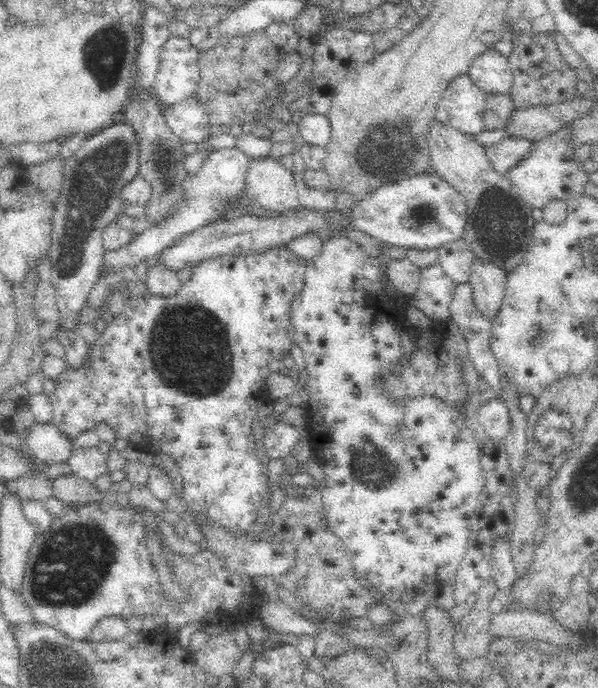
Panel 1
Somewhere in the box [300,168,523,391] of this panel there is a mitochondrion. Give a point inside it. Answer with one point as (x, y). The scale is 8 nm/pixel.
(494, 217)

